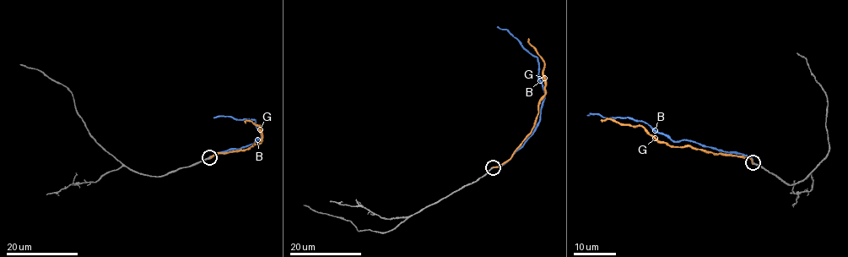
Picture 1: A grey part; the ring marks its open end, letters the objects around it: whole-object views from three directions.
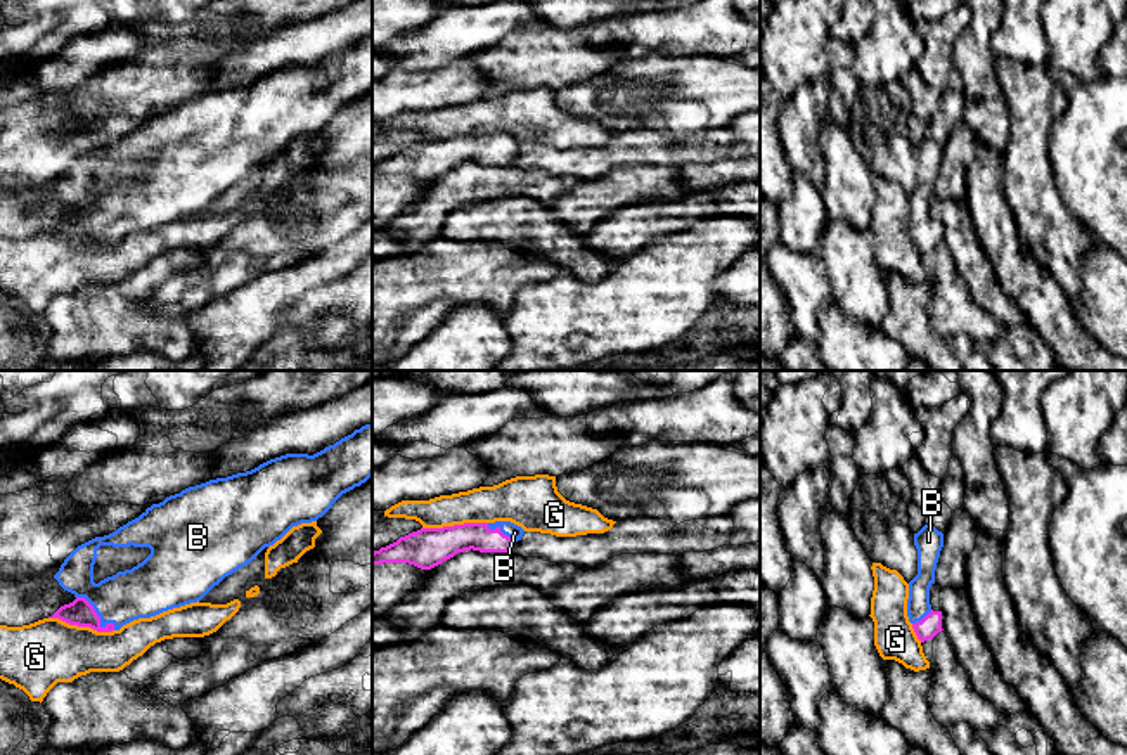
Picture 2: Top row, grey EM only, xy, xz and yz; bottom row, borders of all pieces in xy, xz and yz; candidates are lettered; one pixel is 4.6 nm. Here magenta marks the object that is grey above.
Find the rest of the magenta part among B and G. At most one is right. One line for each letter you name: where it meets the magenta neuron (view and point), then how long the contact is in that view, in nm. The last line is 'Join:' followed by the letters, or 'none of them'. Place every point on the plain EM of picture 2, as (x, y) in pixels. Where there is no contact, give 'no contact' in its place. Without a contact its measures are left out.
B: xy (97, 227) | 240 nm
Join: B

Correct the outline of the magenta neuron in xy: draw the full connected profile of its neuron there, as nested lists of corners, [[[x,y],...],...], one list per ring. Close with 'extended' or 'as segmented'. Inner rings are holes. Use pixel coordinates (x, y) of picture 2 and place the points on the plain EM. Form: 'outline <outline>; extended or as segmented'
outline [[[372,35],[334,57],[308,68],[286,66],[258,80],[189,99],[147,119],[116,144],[78,158],[54,190],[76,211],[52,229],[97,244],[201,213],[215,197],[251,175],[265,159],[280,152],[293,139],[322,130],[346,104],[372,88]],[[100,158],[149,159],[151,166],[132,182],[93,194]]]; extended

